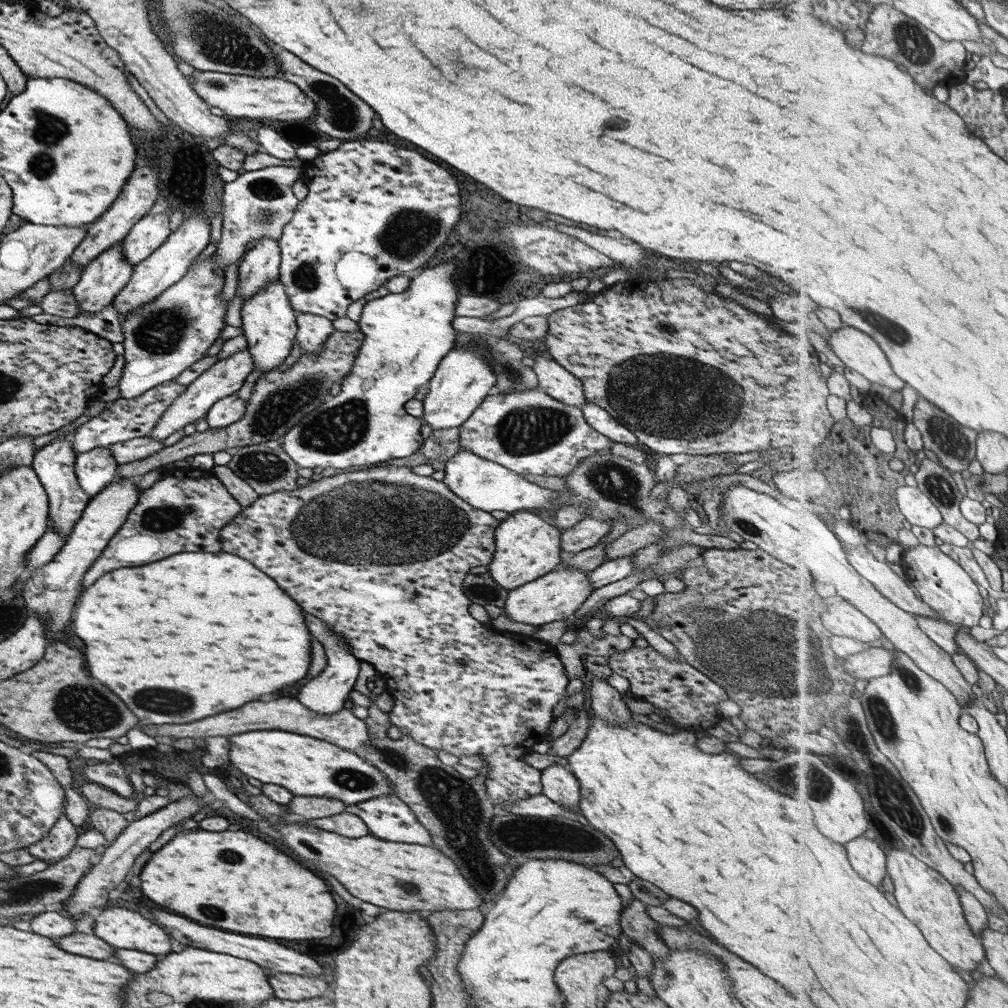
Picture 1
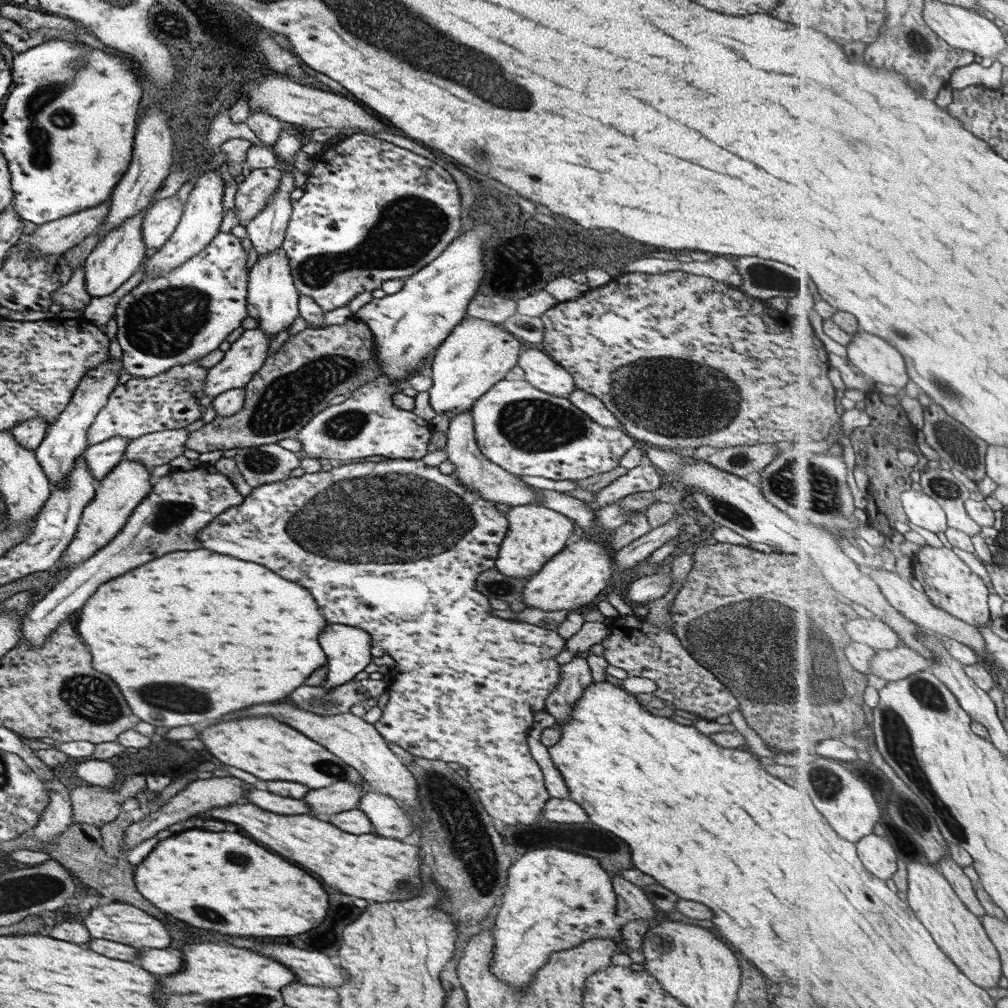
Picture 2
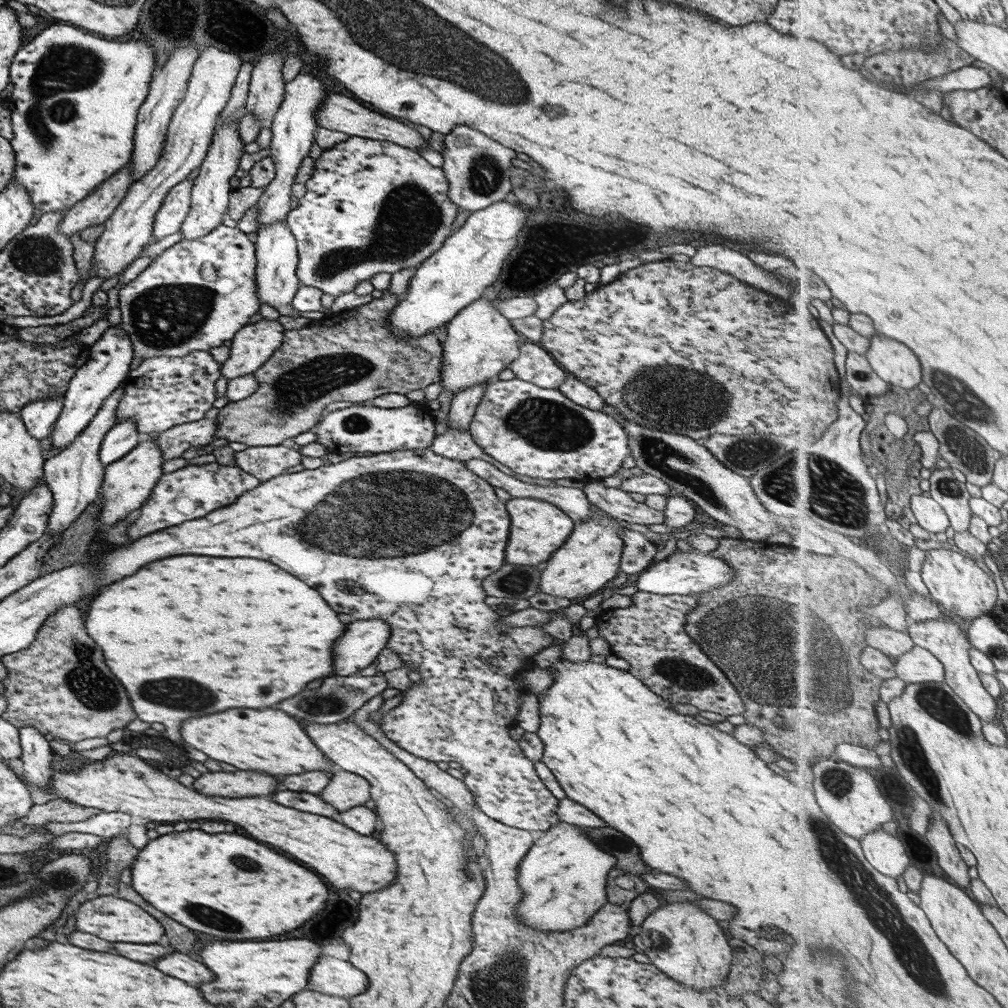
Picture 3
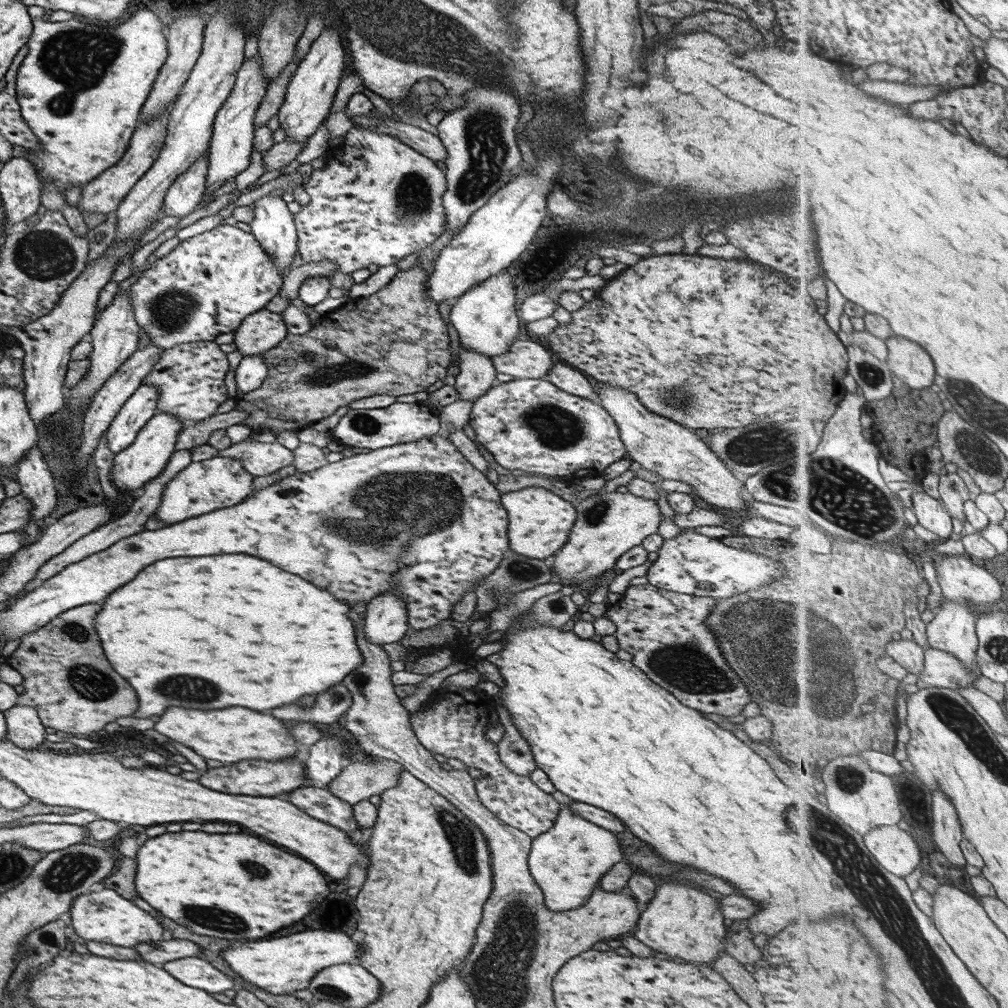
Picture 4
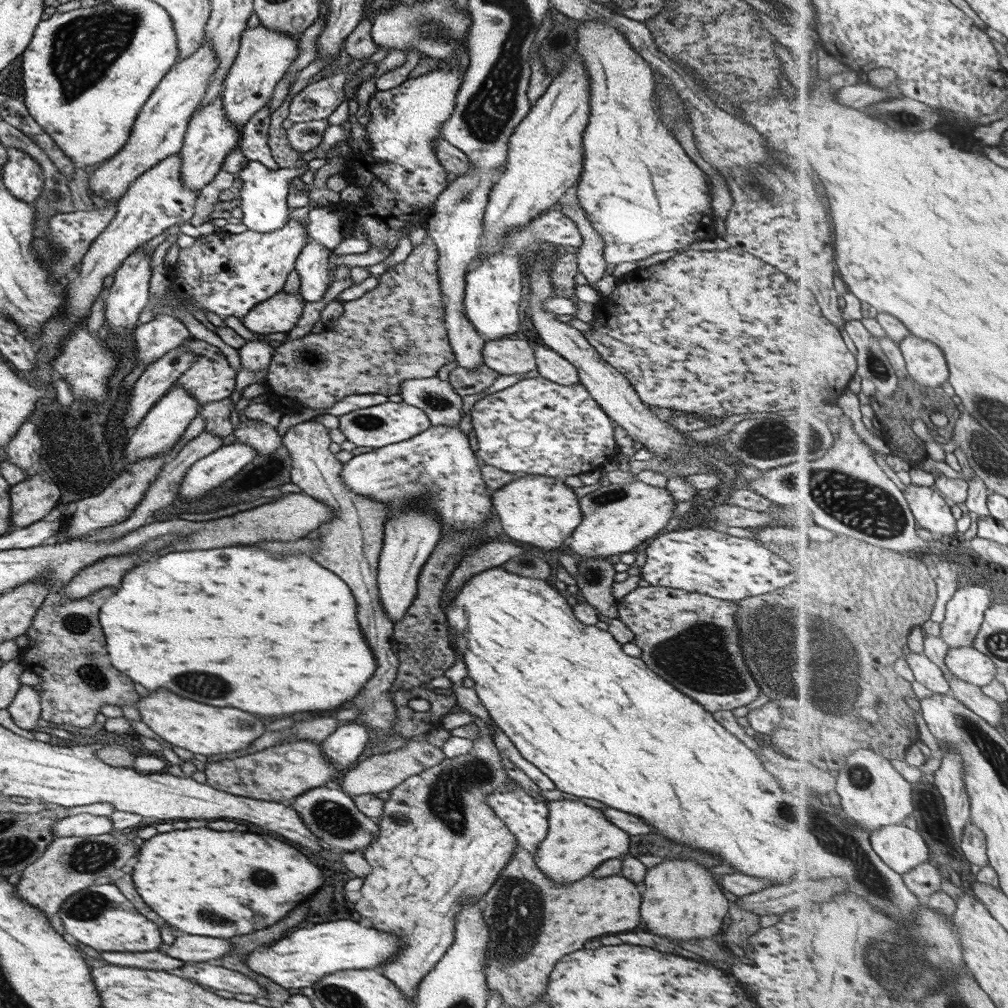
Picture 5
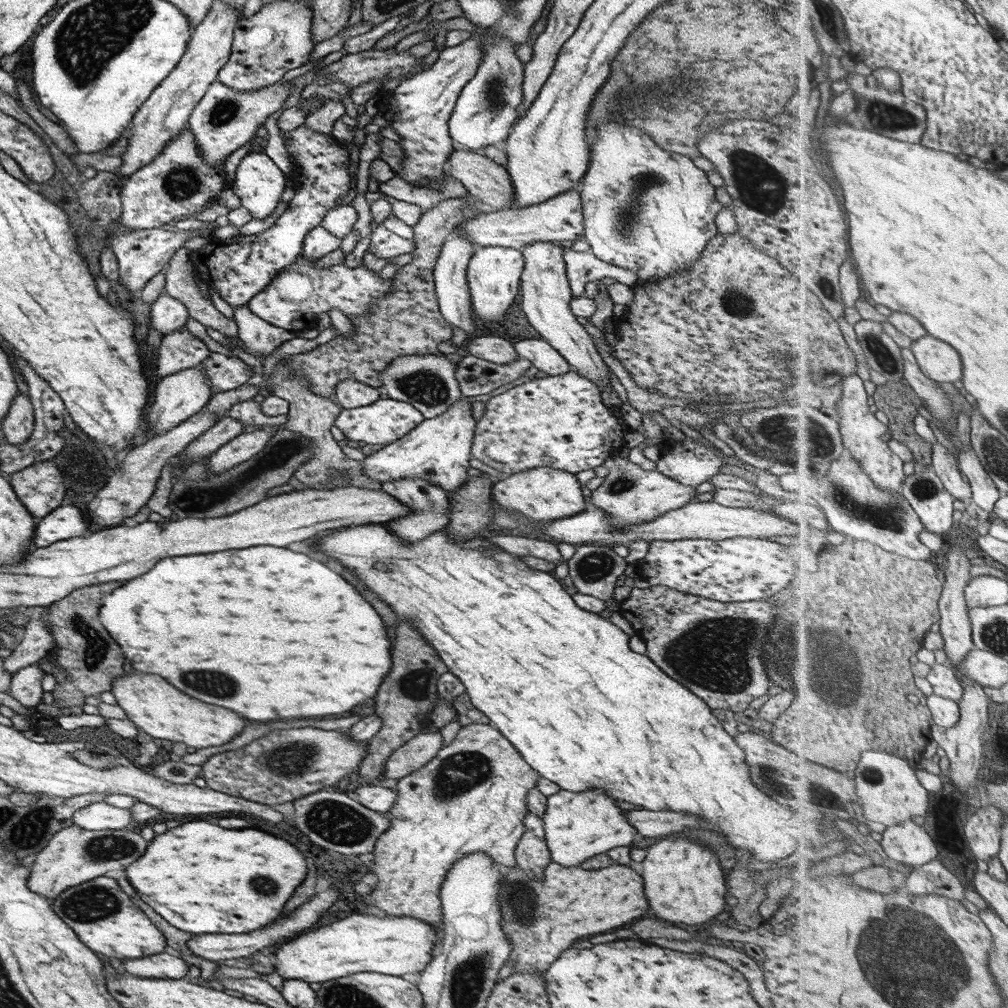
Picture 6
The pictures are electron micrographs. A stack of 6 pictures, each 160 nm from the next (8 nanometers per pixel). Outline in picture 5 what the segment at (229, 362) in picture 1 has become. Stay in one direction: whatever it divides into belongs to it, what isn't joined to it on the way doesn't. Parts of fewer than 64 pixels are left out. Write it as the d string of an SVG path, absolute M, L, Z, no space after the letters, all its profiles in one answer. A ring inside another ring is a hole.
M279 291L272 298L267 298L264 302L253 306L241 319L241 324L249 332L261 336L273 332L287 333L299 320L305 303L299 292L283 294Z

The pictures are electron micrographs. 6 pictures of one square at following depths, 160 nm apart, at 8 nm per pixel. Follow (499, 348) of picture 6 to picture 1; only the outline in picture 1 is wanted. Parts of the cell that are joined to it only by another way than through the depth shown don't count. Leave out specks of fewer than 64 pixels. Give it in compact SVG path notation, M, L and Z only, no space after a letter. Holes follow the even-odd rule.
M536 356L534 361L531 371L537 377L537 388L557 402L580 408L586 401L581 381L556 364L553 359Z

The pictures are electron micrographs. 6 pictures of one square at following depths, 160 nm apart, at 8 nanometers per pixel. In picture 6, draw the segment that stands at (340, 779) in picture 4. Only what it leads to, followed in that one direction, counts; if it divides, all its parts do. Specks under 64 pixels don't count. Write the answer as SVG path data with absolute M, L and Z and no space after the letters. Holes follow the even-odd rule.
M429 732L429 734L417 734L402 746L393 751L385 761L383 775L373 785L379 785L384 779L398 781L415 770L427 764L442 748L440 732Z

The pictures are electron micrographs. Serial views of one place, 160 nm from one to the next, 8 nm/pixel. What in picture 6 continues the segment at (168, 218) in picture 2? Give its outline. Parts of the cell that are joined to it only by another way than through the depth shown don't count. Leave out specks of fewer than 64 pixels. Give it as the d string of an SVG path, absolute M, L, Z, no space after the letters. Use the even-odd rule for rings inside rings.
M215 80L209 84L199 102L193 107L186 127L194 136L198 153L208 164L215 166L227 158L234 150L243 147L254 138L255 131L262 126L265 118L279 110L291 92L292 81L275 81L272 85L239 92Z

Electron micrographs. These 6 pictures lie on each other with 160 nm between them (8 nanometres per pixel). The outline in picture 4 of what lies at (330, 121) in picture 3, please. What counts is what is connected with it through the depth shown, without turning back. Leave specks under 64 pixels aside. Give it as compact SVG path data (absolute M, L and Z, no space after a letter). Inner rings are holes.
M372 113L359 115L357 117L349 117L357 122L357 127L365 127L376 133L387 133L389 136L395 137L402 143L405 143L409 148L417 151L432 161L443 161L446 159L445 148L441 141L432 133L429 133L421 128L401 123L395 120L382 120L382 118L374 118Z

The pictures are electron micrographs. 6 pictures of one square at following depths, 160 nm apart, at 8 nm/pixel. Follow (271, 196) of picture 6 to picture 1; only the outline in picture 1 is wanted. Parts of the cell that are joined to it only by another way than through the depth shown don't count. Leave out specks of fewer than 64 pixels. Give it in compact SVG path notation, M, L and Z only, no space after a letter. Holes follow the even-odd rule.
M274 280L268 285L265 290L245 300L240 308L242 334L250 352L251 364L253 364L253 370L262 372L261 375L265 371L277 369L279 364L287 358L296 333L296 315L289 305L289 300L285 298L285 288L281 281Z

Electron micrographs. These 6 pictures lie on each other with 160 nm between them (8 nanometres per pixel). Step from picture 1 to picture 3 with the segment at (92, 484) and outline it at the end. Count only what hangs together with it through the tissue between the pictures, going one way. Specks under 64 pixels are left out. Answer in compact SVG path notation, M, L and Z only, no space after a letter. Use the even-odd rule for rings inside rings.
M131 419L114 423L102 438L98 459L104 466L107 466L135 448L140 438L141 436Z

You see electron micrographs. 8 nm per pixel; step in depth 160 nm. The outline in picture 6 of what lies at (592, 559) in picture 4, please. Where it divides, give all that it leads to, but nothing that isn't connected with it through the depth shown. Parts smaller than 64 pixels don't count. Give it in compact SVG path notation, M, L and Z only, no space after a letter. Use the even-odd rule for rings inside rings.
M618 456L602 461L607 469L603 482L591 493L587 504L595 505L610 520L610 529L622 529L629 525L653 521L669 510L677 510L693 500L695 487L680 485L672 478L654 470L643 470L637 464Z

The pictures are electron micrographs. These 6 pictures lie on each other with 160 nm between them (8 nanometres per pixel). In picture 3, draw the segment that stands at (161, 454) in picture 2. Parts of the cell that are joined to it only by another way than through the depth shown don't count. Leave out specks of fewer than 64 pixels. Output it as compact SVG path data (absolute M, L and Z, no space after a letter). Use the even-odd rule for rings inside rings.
M202 418L193 422L172 426L155 434L153 440L162 452L162 459L179 458L182 452L193 446L209 446L214 438L216 418Z

